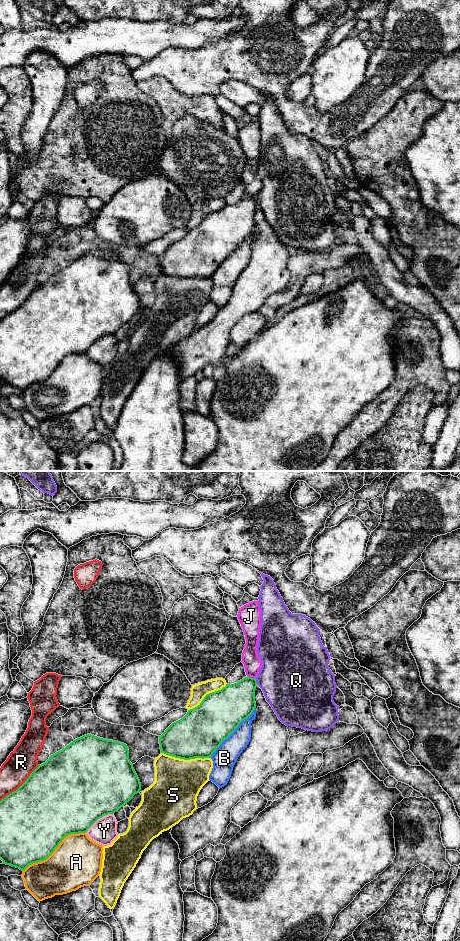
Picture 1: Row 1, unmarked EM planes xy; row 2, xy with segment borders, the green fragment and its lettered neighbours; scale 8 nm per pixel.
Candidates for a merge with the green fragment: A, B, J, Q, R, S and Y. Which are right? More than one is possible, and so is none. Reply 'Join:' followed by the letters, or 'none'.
Join: none

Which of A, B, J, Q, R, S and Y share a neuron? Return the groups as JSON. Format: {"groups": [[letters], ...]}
{"groups": [["A"], ["B", "J"], ["Q"], ["R"], ["S"], ["Y"]]}

